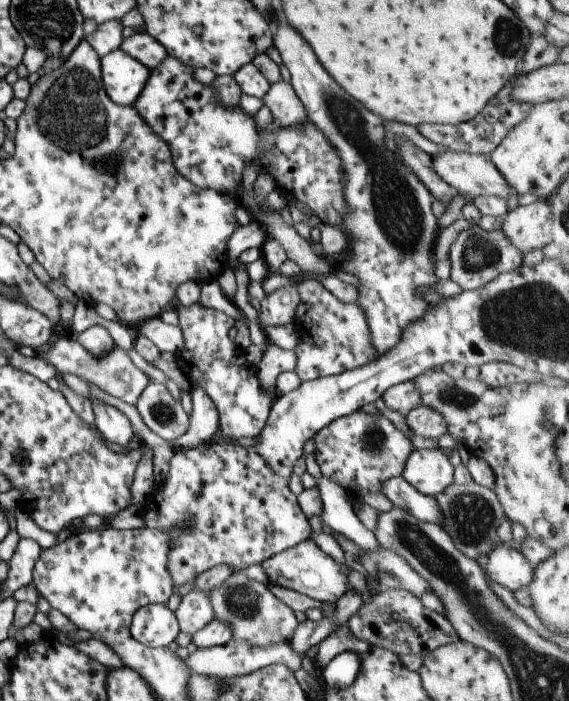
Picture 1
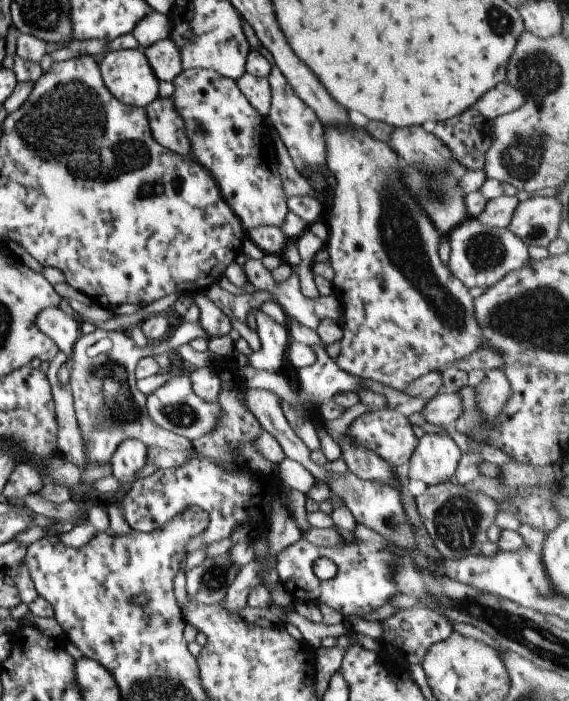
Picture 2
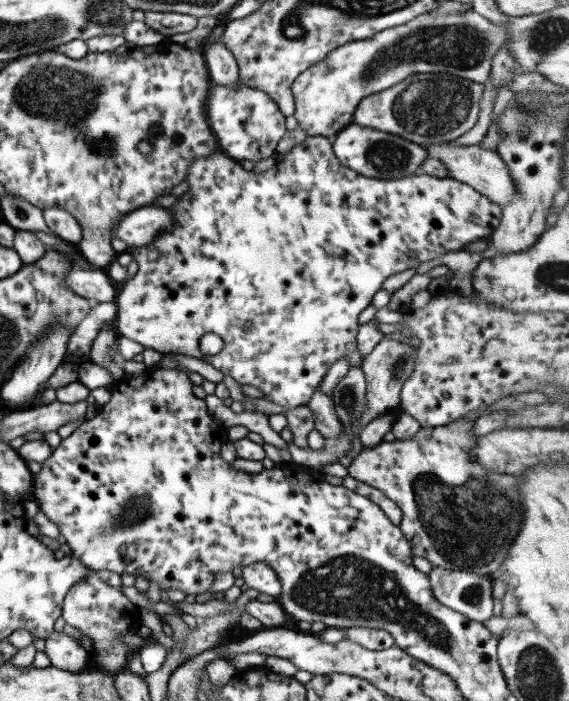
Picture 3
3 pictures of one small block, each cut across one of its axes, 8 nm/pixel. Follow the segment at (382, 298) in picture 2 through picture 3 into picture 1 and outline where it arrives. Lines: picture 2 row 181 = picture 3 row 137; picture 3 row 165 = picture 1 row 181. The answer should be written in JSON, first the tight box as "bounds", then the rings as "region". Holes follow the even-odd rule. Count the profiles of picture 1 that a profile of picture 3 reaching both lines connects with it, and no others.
{"bounds":[269,4,443,359],"region":[[[276,4],[275,8],[272,10],[272,18],[270,18],[269,22],[272,25],[273,46],[276,47],[278,52],[281,54],[283,64],[284,64],[284,66],[286,66],[286,68],[288,68],[288,71],[291,74],[290,82],[292,83],[292,86],[294,87],[296,94],[298,94],[298,98],[300,98],[300,100],[302,101],[302,104],[304,104],[304,106],[306,108],[309,122],[312,122],[312,124],[314,124],[314,126],[318,126],[318,130],[322,130],[322,134],[326,134],[326,138],[328,138],[328,140],[330,141],[330,144],[332,144],[332,146],[334,146],[334,148],[336,150],[338,150],[338,154],[340,154],[340,158],[342,158],[342,168],[344,168],[344,180],[346,180],[346,186],[344,186],[344,198],[346,198],[346,206],[348,206],[348,212],[346,212],[346,218],[342,218],[341,228],[344,230],[345,234],[347,235],[347,238],[350,237],[350,258],[348,258],[348,260],[346,260],[346,262],[344,262],[344,264],[341,265],[340,269],[343,270],[344,272],[348,272],[348,274],[352,274],[352,276],[356,276],[356,278],[358,278],[358,286],[356,286],[356,288],[358,288],[359,298],[358,298],[357,302],[358,302],[358,306],[362,306],[362,310],[364,310],[364,314],[366,314],[366,322],[368,322],[368,326],[370,326],[370,344],[372,344],[374,350],[378,350],[378,354],[374,354],[374,356],[376,356],[376,359],[378,359],[383,354],[386,354],[386,352],[388,352],[388,350],[390,350],[390,348],[394,348],[394,346],[398,345],[398,342],[400,342],[400,340],[402,340],[402,332],[404,332],[404,330],[406,330],[406,328],[408,328],[408,326],[410,326],[410,324],[412,324],[412,322],[416,322],[416,320],[420,320],[420,318],[422,318],[422,316],[424,316],[424,314],[426,312],[428,312],[428,310],[430,310],[430,308],[432,308],[432,306],[436,306],[436,304],[438,304],[438,302],[440,302],[440,300],[442,300],[442,298],[443,298],[442,294],[438,294],[438,292],[432,292],[432,290],[430,290],[430,288],[434,288],[434,286],[436,286],[436,284],[440,284],[440,282],[441,282],[441,280],[436,277],[436,274],[434,273],[435,268],[434,268],[434,266],[432,266],[432,260],[434,260],[435,241],[437,240],[438,232],[440,231],[440,229],[438,228],[437,218],[432,213],[432,203],[435,200],[435,198],[432,196],[432,194],[430,194],[428,187],[424,186],[424,184],[422,184],[422,181],[416,176],[416,174],[414,174],[414,171],[412,171],[409,167],[407,167],[403,163],[403,160],[401,159],[401,157],[397,154],[394,154],[392,146],[389,146],[389,143],[385,140],[386,130],[384,129],[384,124],[382,123],[383,118],[381,116],[378,116],[377,114],[370,112],[370,110],[368,110],[365,106],[362,106],[361,102],[358,102],[358,100],[356,100],[355,98],[352,98],[352,96],[350,96],[350,94],[348,94],[348,92],[346,92],[346,90],[344,90],[342,88],[342,86],[340,86],[338,84],[338,82],[336,82],[336,80],[334,80],[334,78],[332,78],[332,76],[330,76],[330,74],[328,74],[328,72],[326,72],[326,70],[324,70],[324,67],[322,66],[322,64],[320,64],[320,61],[318,60],[316,54],[314,54],[314,50],[312,50],[312,46],[310,46],[310,44],[308,44],[308,42],[306,42],[306,40],[304,38],[302,38],[302,34],[298,34],[298,30],[294,30],[294,26],[290,26],[290,22],[286,22],[285,18],[282,16],[282,13],[279,10],[278,4]],[[418,288],[428,288],[428,290],[430,290],[430,292],[428,292],[428,294],[424,294],[424,296],[418,296],[418,294],[416,294],[416,290],[418,290]]]}

